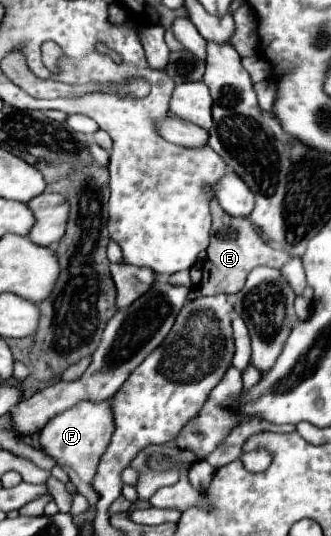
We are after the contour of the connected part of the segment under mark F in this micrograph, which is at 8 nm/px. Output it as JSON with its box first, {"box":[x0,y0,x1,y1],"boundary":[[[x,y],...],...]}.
{"box":[39,400,113,508],"boundary":[[[111,400],[105,402],[79,402],[77,406],[65,410],[57,418],[53,418],[41,432],[39,432],[39,444],[41,450],[55,460],[57,466],[61,466],[71,482],[77,486],[79,494],[87,496],[89,506],[95,508],[97,494],[91,486],[93,474],[97,472],[97,464],[101,454],[105,452],[105,446],[109,444],[109,438],[113,434],[113,414],[111,414]]]}

